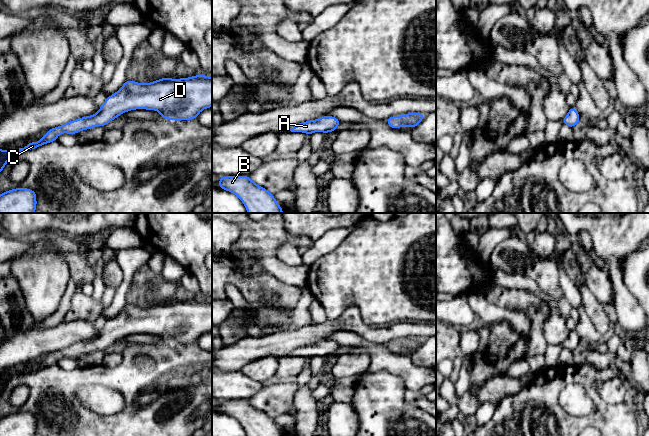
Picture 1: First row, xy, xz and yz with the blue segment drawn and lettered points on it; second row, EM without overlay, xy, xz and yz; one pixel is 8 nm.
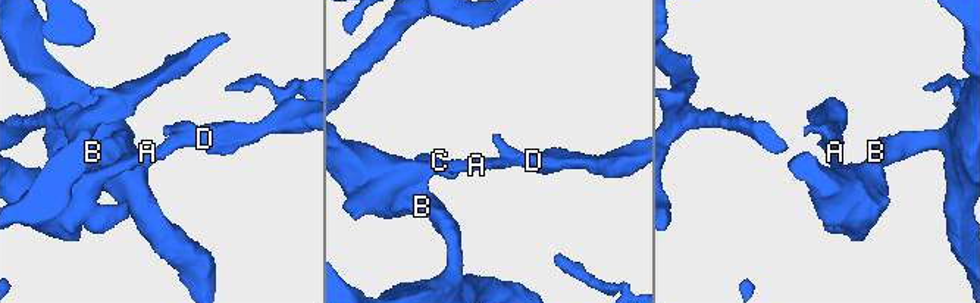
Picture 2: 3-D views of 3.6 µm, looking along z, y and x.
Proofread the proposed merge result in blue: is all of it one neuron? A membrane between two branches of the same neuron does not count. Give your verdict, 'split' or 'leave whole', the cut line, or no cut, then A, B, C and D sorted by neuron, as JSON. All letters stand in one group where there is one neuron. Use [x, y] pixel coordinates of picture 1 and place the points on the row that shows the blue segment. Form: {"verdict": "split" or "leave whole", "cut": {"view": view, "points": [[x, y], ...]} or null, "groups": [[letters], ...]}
{"verdict": "leave whole", "cut": null, "groups": [["A", "B", "C", "D"]]}

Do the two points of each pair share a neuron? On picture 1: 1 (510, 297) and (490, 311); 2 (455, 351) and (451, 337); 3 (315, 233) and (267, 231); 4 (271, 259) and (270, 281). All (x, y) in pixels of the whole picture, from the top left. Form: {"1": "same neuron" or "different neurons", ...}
{"1": "different neurons", "2": "same neuron", "3": "different neurons", "4": "different neurons"}

